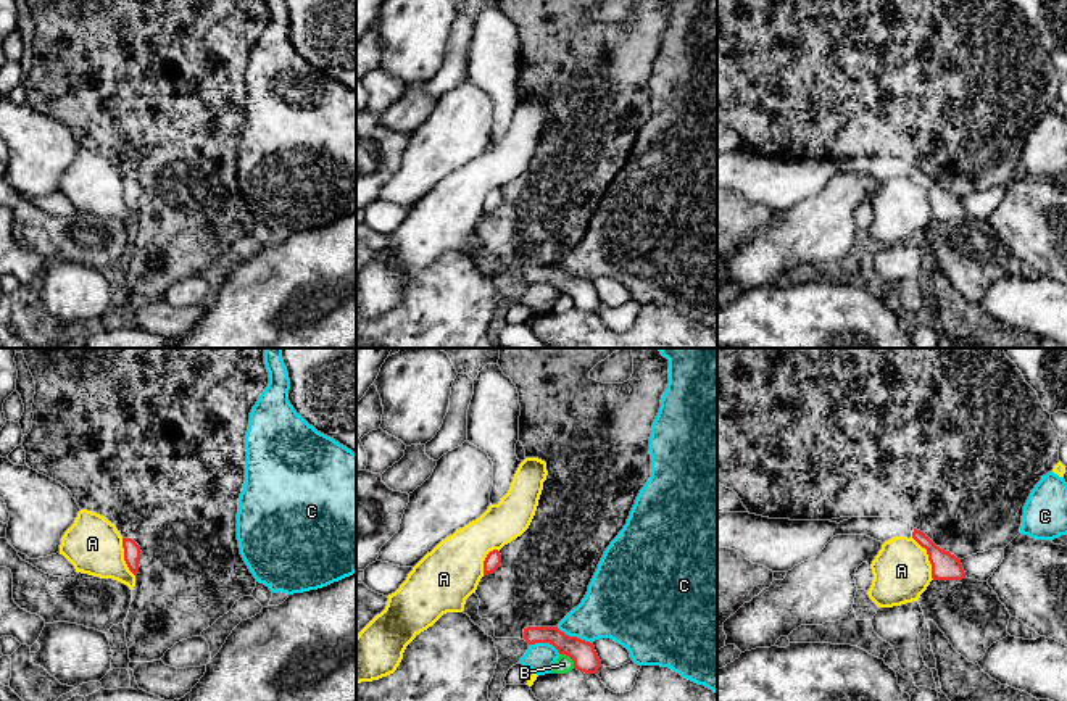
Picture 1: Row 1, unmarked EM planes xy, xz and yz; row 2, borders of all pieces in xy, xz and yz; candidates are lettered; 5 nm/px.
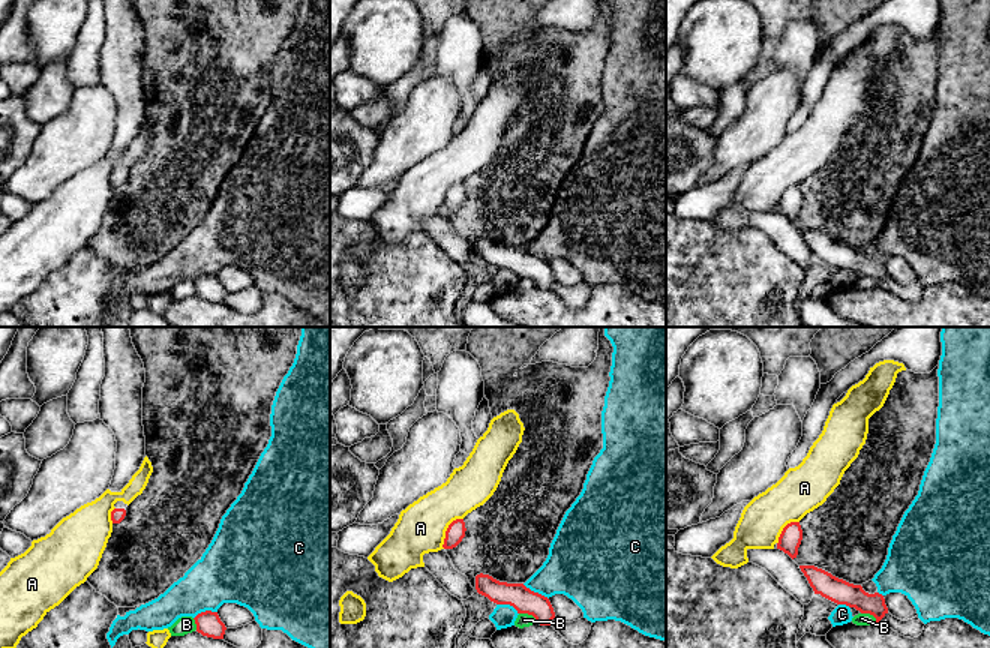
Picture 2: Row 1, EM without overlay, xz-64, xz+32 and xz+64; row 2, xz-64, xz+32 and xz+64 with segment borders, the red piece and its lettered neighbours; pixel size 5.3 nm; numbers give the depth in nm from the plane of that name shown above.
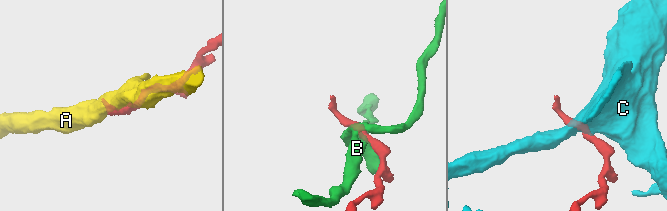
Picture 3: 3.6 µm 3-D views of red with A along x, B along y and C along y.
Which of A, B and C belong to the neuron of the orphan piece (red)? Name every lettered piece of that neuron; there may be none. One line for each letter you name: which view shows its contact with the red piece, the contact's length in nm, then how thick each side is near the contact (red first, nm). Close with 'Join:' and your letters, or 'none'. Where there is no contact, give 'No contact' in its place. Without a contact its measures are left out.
Join: none

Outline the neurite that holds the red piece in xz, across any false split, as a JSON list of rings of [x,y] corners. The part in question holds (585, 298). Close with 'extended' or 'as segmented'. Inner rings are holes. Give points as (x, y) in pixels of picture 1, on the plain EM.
[[[527,266],[524,268],[524,279],[529,284],[550,282],[559,293],[566,293],[574,300],[574,308],[585,313],[598,313],[601,300],[595,290],[593,282],[569,276],[558,266]]] | as segmented

